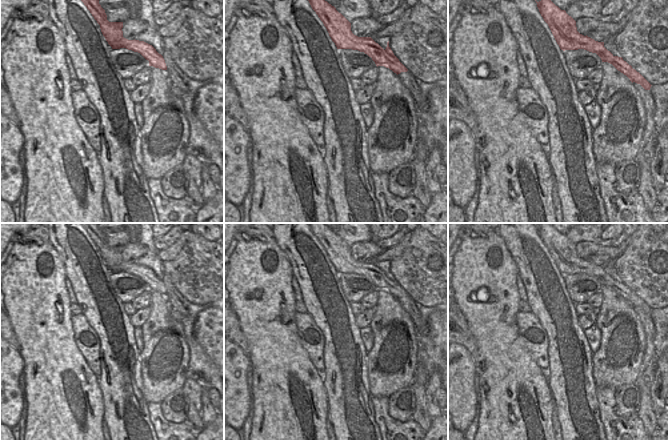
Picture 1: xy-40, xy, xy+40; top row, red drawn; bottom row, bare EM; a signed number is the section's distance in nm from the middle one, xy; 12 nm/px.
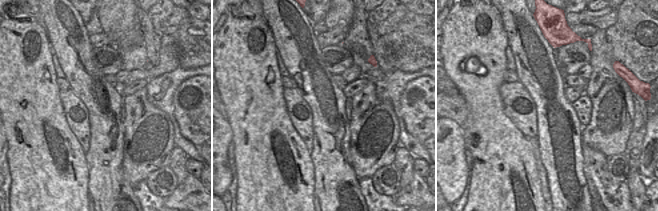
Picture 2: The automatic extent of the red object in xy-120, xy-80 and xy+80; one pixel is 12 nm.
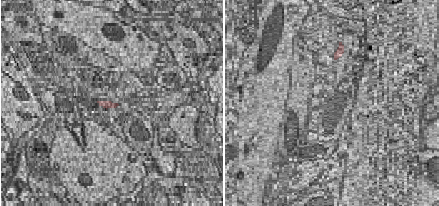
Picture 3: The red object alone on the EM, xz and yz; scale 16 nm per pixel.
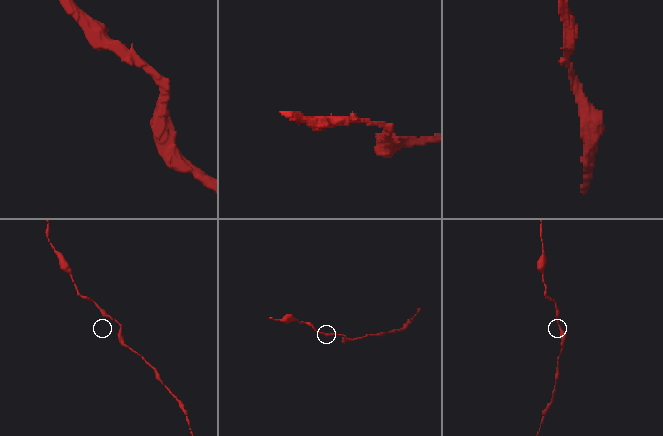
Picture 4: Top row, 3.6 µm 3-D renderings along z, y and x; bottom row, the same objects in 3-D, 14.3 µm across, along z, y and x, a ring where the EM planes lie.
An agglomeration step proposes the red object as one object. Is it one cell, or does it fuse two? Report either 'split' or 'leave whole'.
leave whole

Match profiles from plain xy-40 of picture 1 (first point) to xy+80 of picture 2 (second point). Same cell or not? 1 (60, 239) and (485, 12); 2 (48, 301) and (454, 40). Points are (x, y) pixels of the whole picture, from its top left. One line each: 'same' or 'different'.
1: different
2: same

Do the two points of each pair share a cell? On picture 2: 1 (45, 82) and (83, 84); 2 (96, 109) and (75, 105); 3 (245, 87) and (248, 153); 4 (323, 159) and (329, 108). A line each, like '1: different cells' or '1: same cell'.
1: different cells
2: different cells
3: same cell
4: same cell

